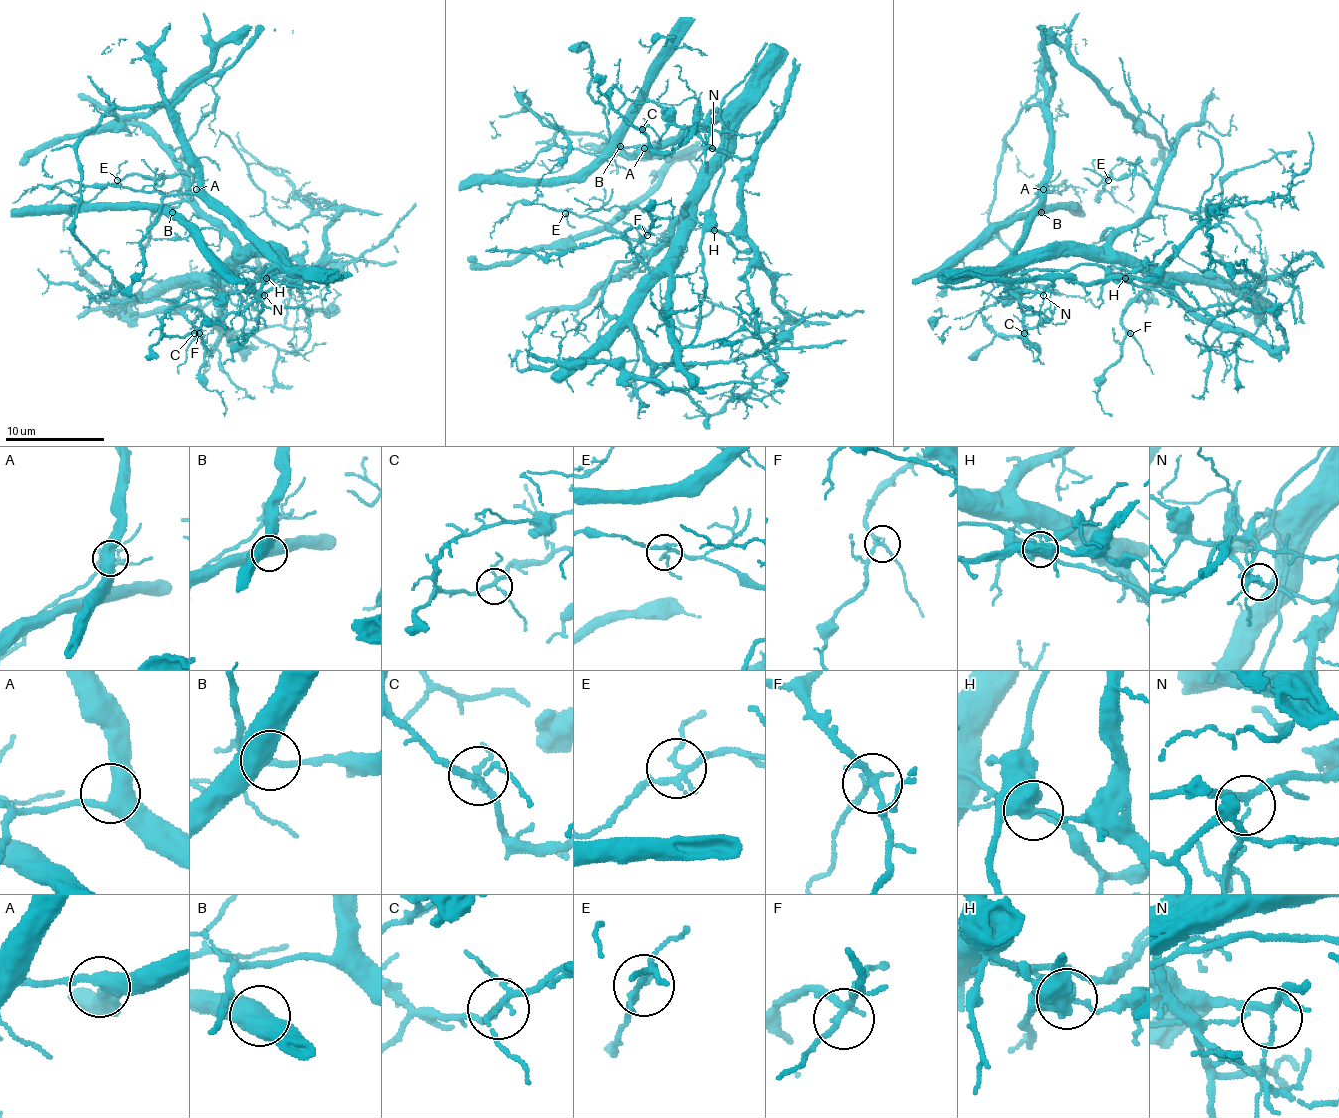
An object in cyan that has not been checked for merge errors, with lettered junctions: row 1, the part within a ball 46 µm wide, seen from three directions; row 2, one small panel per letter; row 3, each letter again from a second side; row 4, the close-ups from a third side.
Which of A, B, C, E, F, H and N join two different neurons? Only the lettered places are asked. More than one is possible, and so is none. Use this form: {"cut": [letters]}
{"cut": ["H", "N"]}

